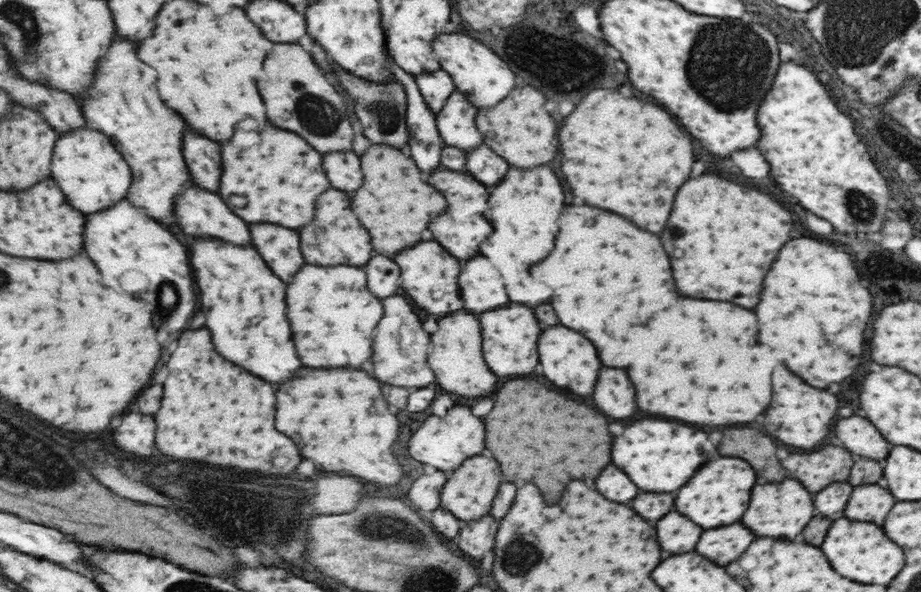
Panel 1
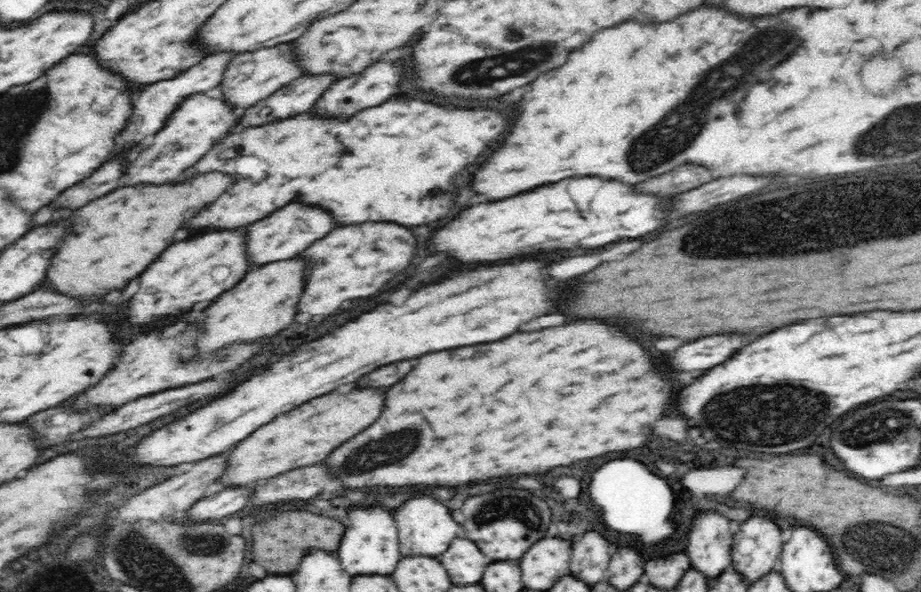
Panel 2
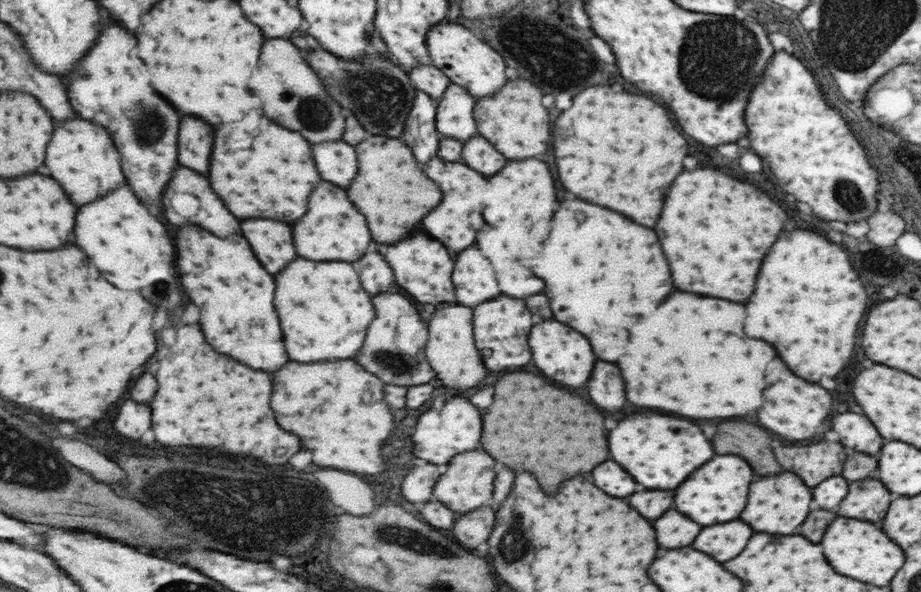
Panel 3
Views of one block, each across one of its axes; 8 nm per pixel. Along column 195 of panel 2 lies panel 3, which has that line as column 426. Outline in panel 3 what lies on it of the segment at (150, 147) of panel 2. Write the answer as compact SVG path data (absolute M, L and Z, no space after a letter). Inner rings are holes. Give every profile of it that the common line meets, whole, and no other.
M415 90L413 108L407 116L401 138L405 146L411 148L413 158L421 164L429 162L435 156L435 152L439 150L439 142L443 138L435 128L435 114L437 114L437 102L429 98L425 92Z

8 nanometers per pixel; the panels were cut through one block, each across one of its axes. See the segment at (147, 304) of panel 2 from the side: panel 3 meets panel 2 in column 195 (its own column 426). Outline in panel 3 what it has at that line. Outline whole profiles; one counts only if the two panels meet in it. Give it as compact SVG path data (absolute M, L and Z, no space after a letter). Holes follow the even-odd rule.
M415 232L415 236L407 236L407 240L399 240L399 244L391 246L381 246L377 244L377 252L385 258L385 262L391 266L395 282L417 302L429 304L429 306L439 306L439 304L453 304L455 294L453 294L453 284L451 284L451 270L453 270L453 260L445 252L445 248Z

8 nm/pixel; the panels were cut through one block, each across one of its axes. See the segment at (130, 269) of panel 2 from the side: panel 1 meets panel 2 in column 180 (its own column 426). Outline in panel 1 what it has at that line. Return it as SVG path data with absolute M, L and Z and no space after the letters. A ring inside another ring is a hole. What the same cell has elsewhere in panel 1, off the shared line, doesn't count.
M371 144L359 160L363 184L355 190L353 196L355 216L359 216L363 224L367 224L367 232L371 232L371 244L375 244L375 252L389 258L395 252L409 248L421 240L421 232L423 228L427 228L427 222L445 210L445 200L439 192L435 192L429 184L421 180L421 172L415 168L411 158L403 156L399 150L387 144ZM393 230L395 246L387 246L393 244Z

